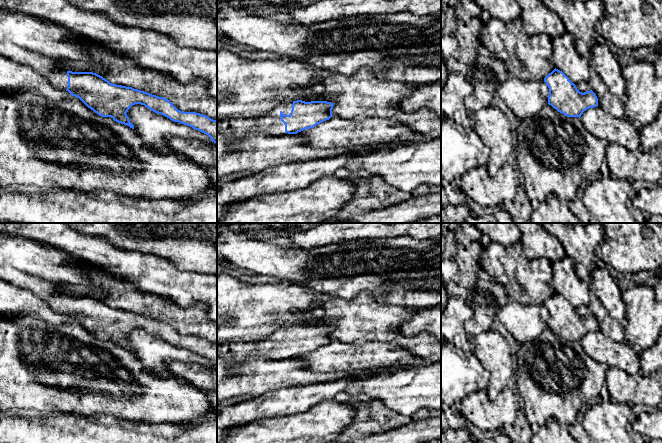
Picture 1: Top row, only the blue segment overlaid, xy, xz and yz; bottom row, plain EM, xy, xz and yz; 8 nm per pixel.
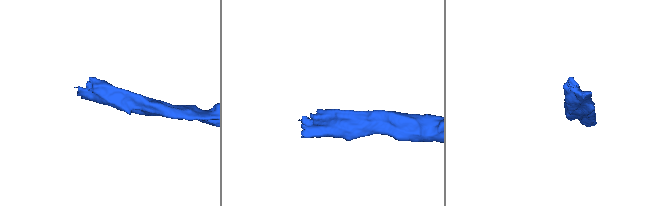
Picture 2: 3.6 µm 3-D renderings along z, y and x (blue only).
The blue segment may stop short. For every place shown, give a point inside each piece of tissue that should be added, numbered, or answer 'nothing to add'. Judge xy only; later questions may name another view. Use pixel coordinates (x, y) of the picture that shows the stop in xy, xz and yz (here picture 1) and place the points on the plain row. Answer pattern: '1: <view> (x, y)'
1: xy (46, 290)

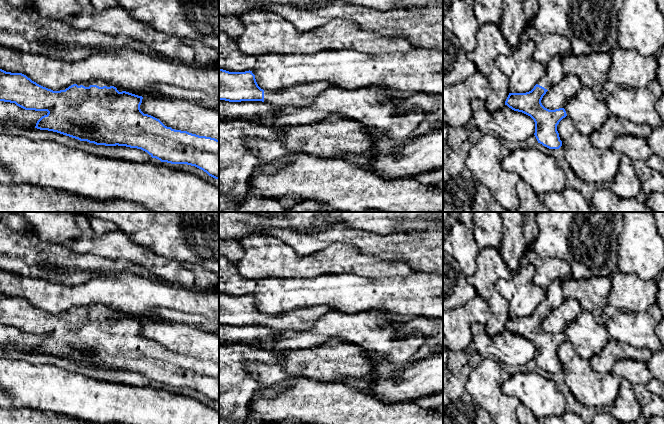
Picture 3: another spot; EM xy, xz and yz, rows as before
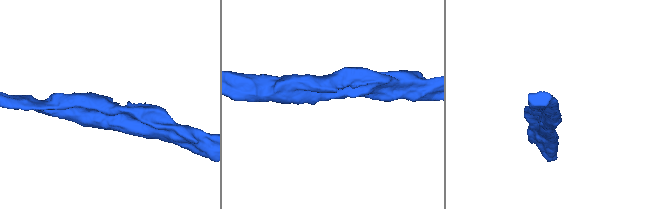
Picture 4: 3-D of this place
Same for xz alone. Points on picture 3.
1: xz (303, 318)

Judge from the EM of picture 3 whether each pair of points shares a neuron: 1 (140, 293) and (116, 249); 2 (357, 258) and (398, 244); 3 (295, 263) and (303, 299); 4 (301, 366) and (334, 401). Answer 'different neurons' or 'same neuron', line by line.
1: different neurons
2: different neurons
3: different neurons
4: different neurons

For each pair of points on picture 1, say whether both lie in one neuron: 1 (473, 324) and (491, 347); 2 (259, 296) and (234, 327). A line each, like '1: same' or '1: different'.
1: different
2: same

